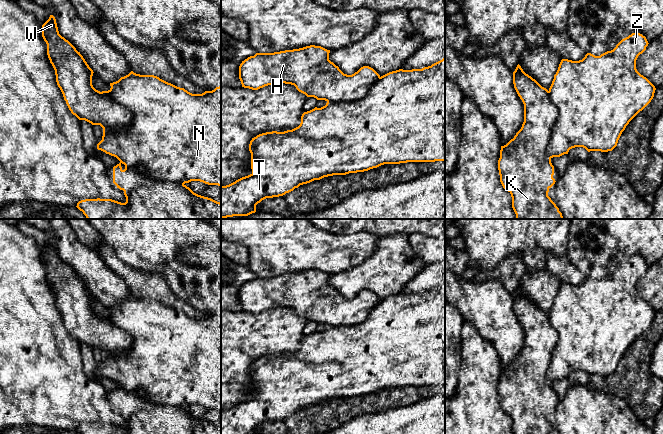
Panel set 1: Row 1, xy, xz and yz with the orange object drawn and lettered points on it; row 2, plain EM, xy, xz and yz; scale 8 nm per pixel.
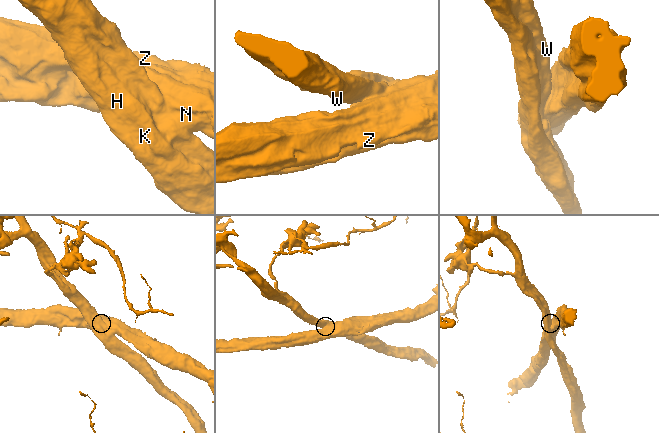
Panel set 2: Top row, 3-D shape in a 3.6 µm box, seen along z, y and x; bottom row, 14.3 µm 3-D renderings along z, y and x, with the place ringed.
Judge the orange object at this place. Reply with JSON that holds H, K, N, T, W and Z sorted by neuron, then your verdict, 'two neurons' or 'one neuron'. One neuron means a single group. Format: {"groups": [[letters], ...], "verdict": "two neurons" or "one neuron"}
{"groups": [["H", "K", "W"], ["N", "T", "Z"]], "verdict": "two neurons"}

